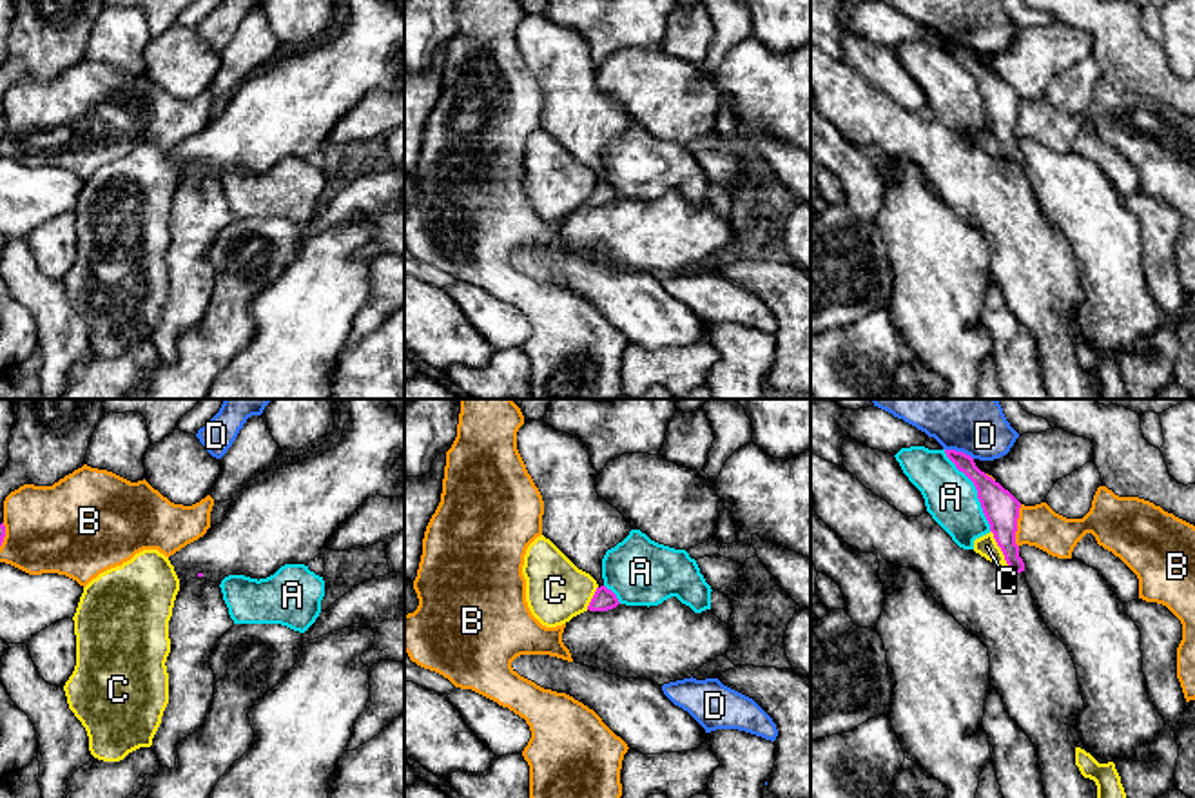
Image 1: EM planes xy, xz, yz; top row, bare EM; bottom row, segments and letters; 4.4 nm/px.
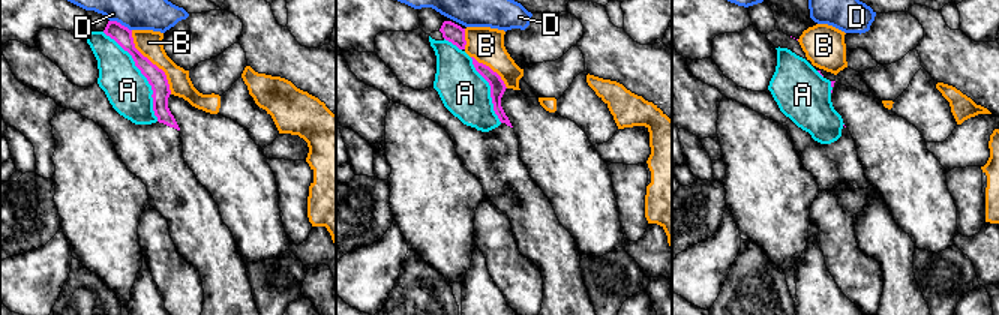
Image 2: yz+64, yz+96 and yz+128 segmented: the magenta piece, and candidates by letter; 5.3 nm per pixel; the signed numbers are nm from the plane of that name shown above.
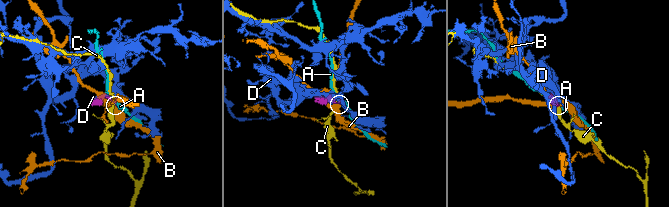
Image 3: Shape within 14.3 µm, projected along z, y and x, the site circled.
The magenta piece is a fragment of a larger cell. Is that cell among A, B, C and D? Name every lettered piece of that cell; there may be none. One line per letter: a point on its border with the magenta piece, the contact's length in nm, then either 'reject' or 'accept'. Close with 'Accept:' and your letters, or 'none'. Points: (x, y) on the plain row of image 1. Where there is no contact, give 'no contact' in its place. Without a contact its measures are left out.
A: yz (976, 82) | 420 nm | reject
B: yz (1016, 120) | 190 nm | reject
C: yz (1001, 144) | 200 nm | reject
D: yz (960, 46) | 140 nm | reject
Accept: none

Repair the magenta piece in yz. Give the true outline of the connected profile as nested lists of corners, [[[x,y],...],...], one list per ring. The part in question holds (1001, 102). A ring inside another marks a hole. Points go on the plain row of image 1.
[[[945,44],[945,47],[974,76],[990,125],[1008,158],[1006,161],[986,154],[974,143],[959,141],[928,105],[919,111],[903,109],[867,83],[843,60],[818,49],[811,49],[814,105],[843,136],[860,147],[878,151],[878,169],[885,185],[894,180],[894,161],[918,165],[936,196],[988,241],[990,277],[999,285],[1010,312],[1025,325],[1037,345],[1046,397],[1097,399],[1095,375],[1084,372],[1075,359],[1075,343],[1084,343],[1077,325],[1077,312],[1084,303],[1077,263],[1066,239],[1046,221],[1034,201],[1025,156],[1015,138],[1021,96],[981,65],[970,49],[956,44]]]

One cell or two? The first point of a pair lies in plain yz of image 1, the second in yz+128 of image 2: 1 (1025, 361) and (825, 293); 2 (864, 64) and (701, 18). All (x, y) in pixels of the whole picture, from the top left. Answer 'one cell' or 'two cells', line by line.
1: two cells
2: two cells

